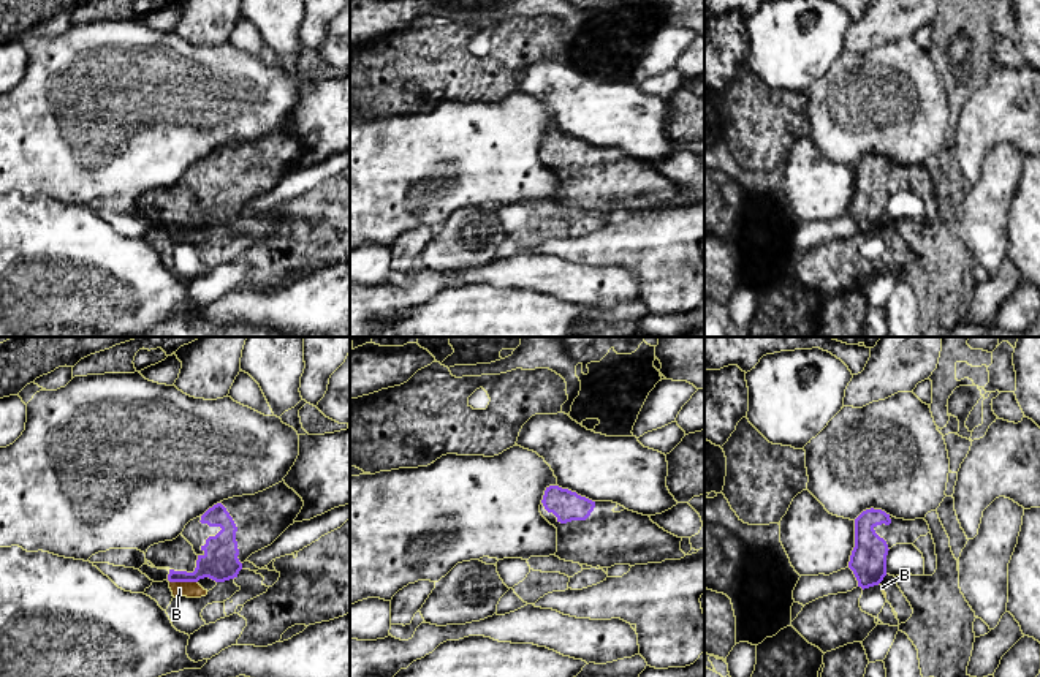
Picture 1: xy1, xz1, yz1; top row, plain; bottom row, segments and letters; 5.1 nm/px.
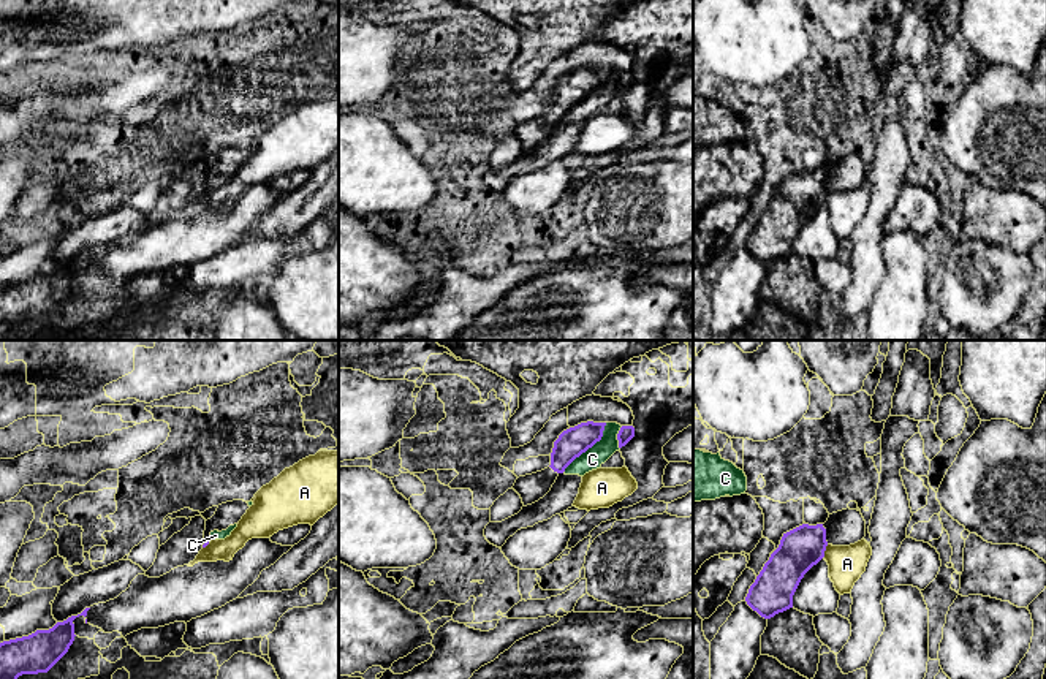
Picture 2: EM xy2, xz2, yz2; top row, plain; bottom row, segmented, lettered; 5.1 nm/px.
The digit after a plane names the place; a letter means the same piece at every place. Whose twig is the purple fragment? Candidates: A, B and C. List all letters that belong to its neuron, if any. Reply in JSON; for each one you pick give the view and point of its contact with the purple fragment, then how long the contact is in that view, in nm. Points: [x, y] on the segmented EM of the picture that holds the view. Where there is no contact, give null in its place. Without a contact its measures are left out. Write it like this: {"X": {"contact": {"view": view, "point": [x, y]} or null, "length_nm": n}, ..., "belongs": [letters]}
{"belongs": []}

